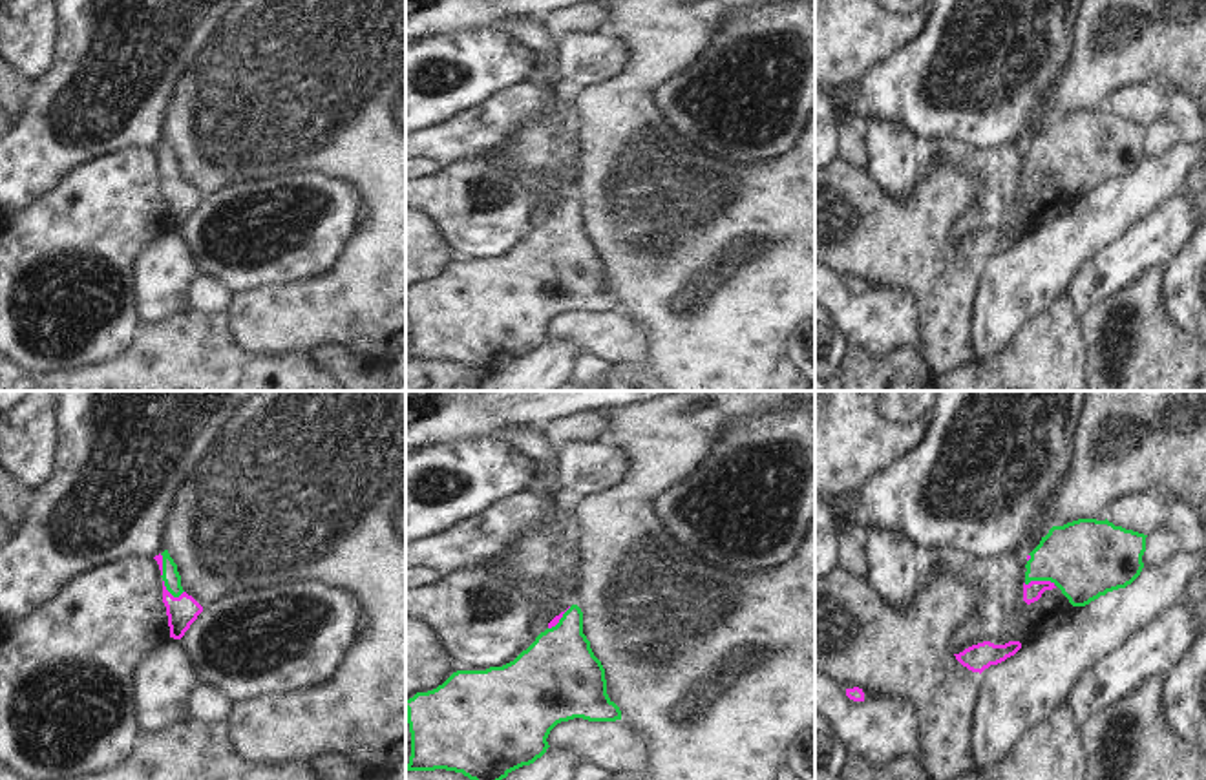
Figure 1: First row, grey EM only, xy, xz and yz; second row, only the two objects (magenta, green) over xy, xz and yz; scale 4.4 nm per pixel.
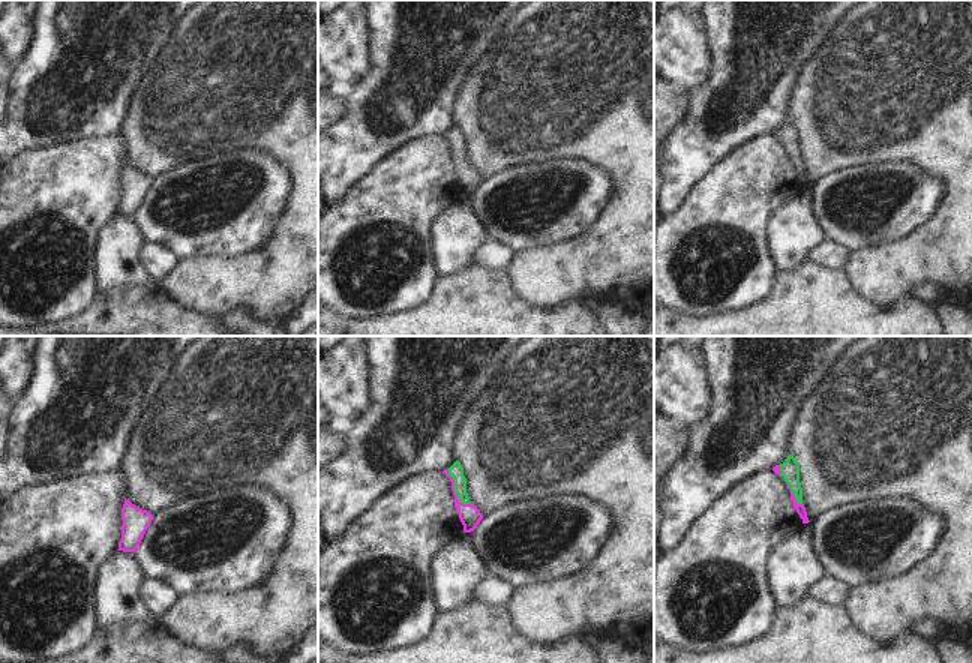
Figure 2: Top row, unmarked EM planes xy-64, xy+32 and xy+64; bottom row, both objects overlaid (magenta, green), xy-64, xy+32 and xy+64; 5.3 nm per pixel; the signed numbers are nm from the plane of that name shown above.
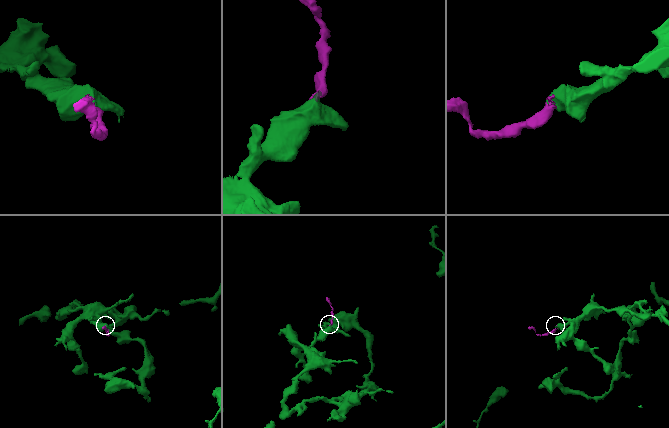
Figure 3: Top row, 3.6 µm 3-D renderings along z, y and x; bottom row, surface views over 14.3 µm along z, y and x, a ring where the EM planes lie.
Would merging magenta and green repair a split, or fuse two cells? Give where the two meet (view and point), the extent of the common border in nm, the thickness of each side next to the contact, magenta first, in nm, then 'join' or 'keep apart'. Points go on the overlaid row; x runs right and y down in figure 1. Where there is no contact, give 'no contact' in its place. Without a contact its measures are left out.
meets magenta in yz at (1040, 581); contact 140 nm long; 80 nm thick on the magenta side, 340 nm on the other; join

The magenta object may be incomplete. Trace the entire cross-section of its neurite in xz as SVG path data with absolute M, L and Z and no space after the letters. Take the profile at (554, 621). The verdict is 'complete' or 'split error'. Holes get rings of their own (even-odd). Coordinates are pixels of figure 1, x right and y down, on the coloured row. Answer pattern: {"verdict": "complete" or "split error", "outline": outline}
{"verdict": "split error", "outline": "M577 605L555 616L545 632L513 661L486 670L457 670L442 685L406 700L411 756L406 771L446 769L470 780L502 780L534 764L550 747L550 731L574 718L621 720L607 694L605 669L583 634Z"}

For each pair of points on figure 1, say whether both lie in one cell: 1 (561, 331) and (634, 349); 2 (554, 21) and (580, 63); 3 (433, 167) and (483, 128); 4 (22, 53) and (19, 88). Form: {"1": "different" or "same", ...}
{"1": "same", "2": "different", "3": "different", "4": "different"}

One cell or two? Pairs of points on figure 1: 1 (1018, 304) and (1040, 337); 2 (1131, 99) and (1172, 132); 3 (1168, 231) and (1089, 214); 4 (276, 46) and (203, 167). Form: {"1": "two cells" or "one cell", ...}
{"1": "two cells", "2": "two cells", "3": "two cells", "4": "one cell"}

